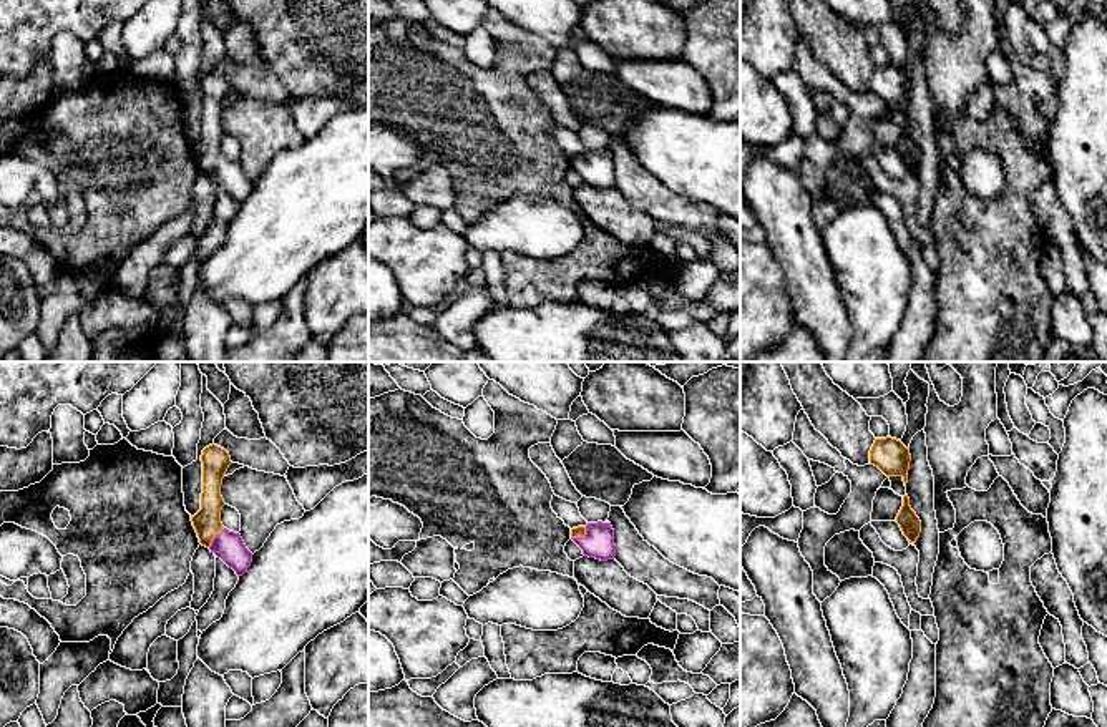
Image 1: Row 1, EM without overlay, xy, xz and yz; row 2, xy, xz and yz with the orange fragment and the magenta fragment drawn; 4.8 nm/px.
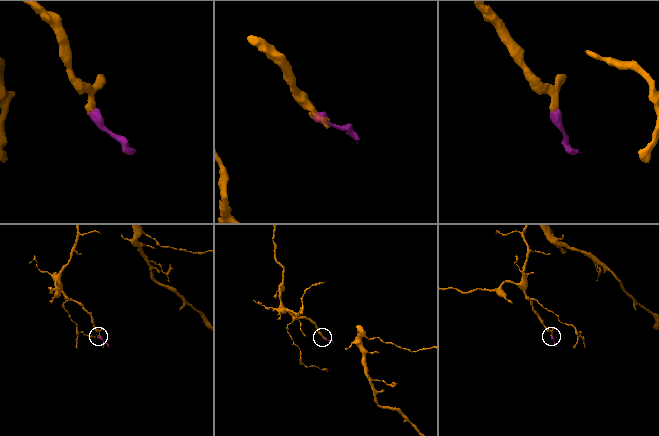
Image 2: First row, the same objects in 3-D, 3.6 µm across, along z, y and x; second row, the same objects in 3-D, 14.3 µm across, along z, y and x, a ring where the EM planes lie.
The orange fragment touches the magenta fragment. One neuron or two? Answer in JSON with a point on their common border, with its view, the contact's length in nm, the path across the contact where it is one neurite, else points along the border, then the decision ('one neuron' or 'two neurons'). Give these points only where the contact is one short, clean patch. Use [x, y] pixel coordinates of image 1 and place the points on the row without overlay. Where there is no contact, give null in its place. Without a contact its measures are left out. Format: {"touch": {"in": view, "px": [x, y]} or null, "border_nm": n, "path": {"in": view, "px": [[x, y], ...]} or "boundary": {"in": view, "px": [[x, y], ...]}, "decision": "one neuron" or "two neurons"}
{"touch": {"in": "xy", "px": [214, 163]}, "border_nm": 130, "path": {"in": "xy", "px": [[206, 150], [214, 163], [229, 175]]}, "decision": "one neuron"}

